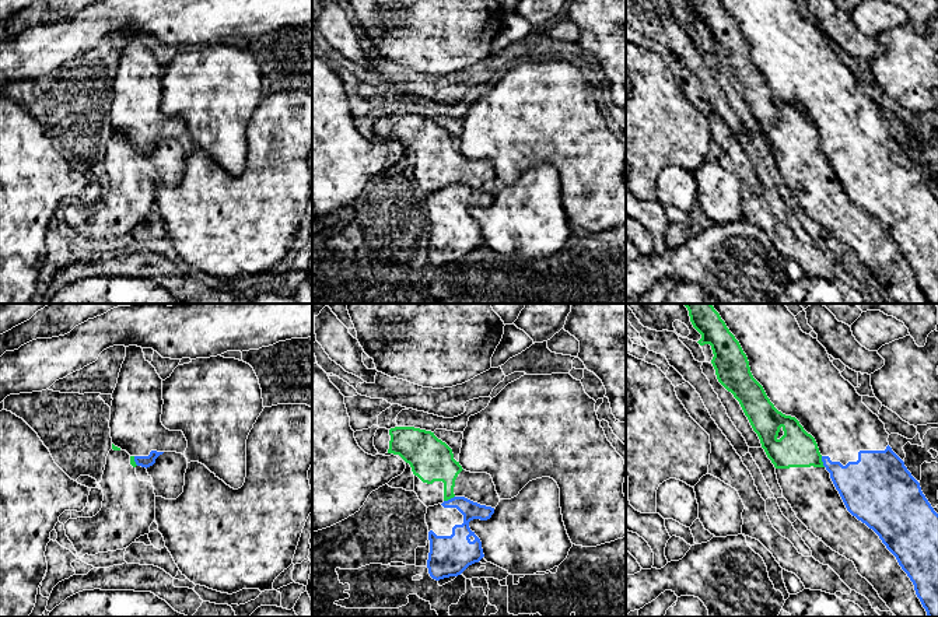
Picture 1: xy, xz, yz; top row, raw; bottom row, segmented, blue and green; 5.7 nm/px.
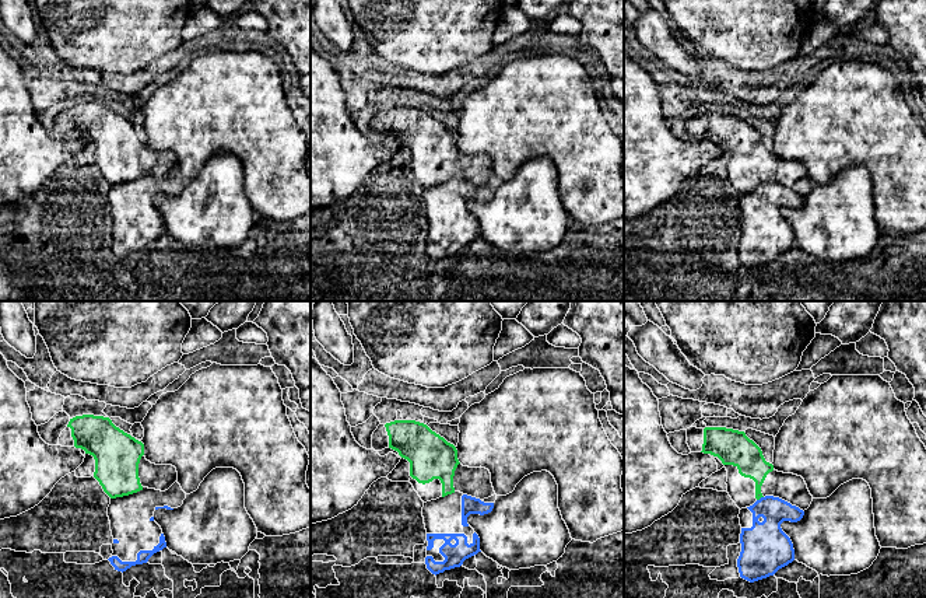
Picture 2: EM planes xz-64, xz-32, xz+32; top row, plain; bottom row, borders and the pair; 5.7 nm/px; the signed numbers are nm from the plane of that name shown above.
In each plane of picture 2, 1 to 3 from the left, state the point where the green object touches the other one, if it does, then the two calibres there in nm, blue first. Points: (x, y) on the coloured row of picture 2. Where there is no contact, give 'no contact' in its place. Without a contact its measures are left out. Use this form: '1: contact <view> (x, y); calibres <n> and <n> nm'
1: no contact
2: no contact
3: contact xz+32 (761, 497); calibres 220 and 170 nm

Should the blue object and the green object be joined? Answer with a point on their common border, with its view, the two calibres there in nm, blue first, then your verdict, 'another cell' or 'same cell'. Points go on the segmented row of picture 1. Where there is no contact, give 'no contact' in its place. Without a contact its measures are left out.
meets blue in xz at (448, 500); 120 nm thick on the blue side, 240 nm on the other; another cell

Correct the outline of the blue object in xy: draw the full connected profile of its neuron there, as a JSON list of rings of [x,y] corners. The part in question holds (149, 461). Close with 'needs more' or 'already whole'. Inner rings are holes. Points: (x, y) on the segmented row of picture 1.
[[[126,347],[112,399],[112,444],[133,456],[137,466],[153,466],[164,452],[185,455],[183,432],[169,431],[161,423],[162,379],[144,358],[141,347]]] | needs more

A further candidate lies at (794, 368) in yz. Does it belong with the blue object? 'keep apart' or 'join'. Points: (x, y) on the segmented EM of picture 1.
join

